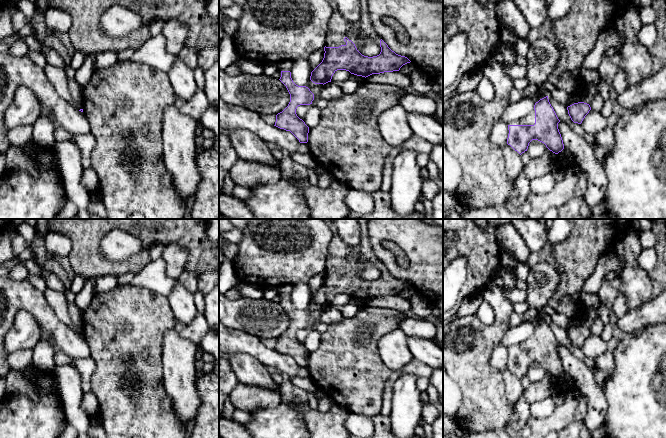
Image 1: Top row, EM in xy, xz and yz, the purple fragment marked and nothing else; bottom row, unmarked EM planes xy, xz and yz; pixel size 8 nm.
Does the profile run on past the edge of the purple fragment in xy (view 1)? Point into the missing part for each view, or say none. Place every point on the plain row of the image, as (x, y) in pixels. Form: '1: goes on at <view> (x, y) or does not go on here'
1: does not go on here

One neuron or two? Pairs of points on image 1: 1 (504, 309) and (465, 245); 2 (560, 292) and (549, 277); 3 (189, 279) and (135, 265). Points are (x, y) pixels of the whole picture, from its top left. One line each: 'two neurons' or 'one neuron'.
1: two neurons
2: two neurons
3: two neurons

